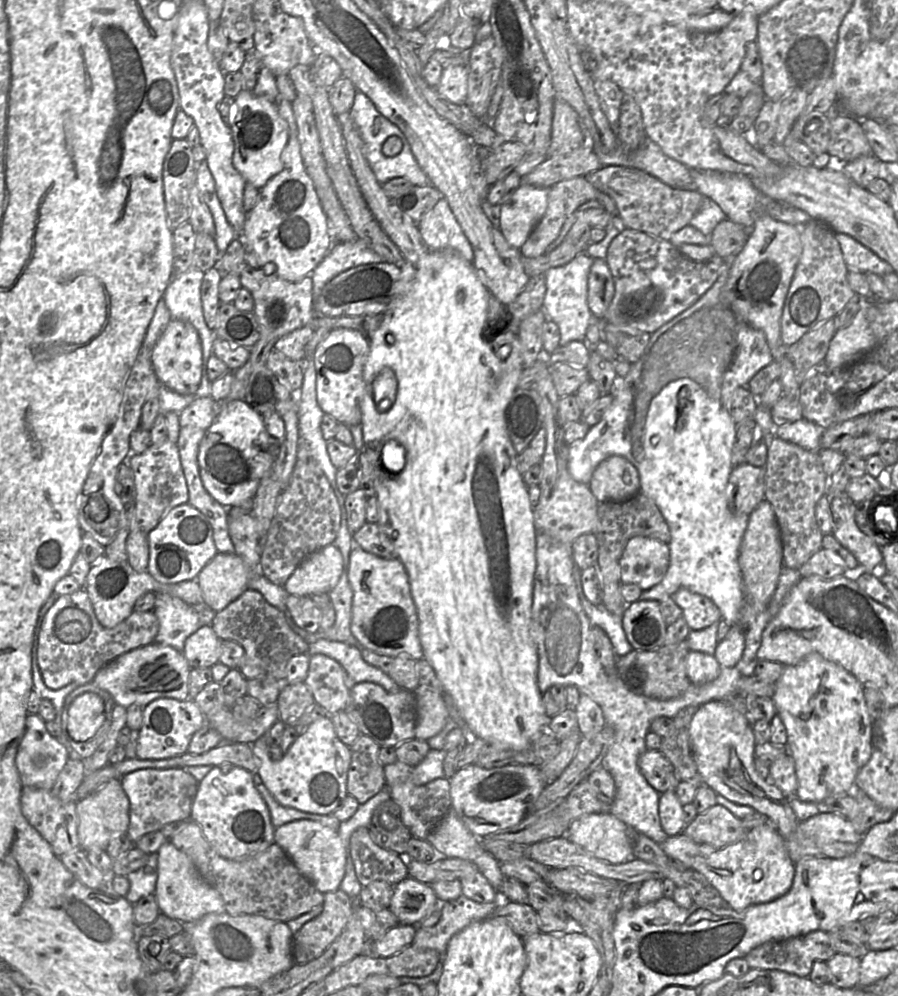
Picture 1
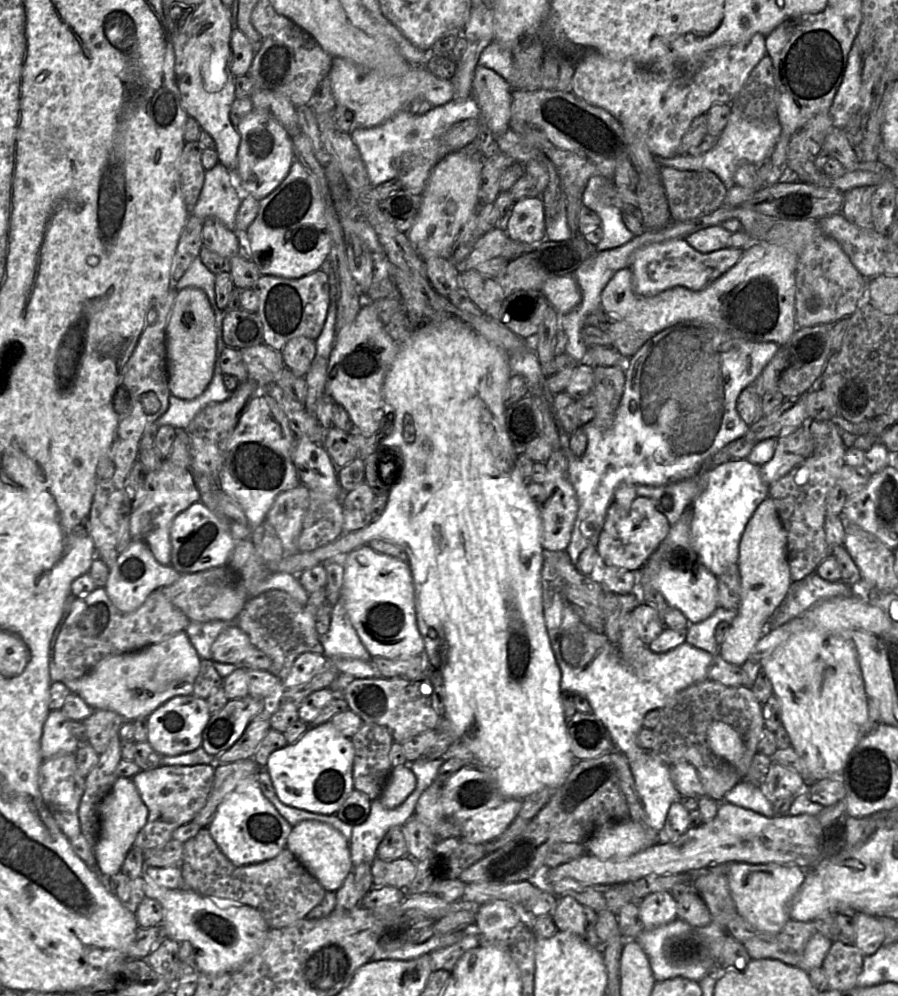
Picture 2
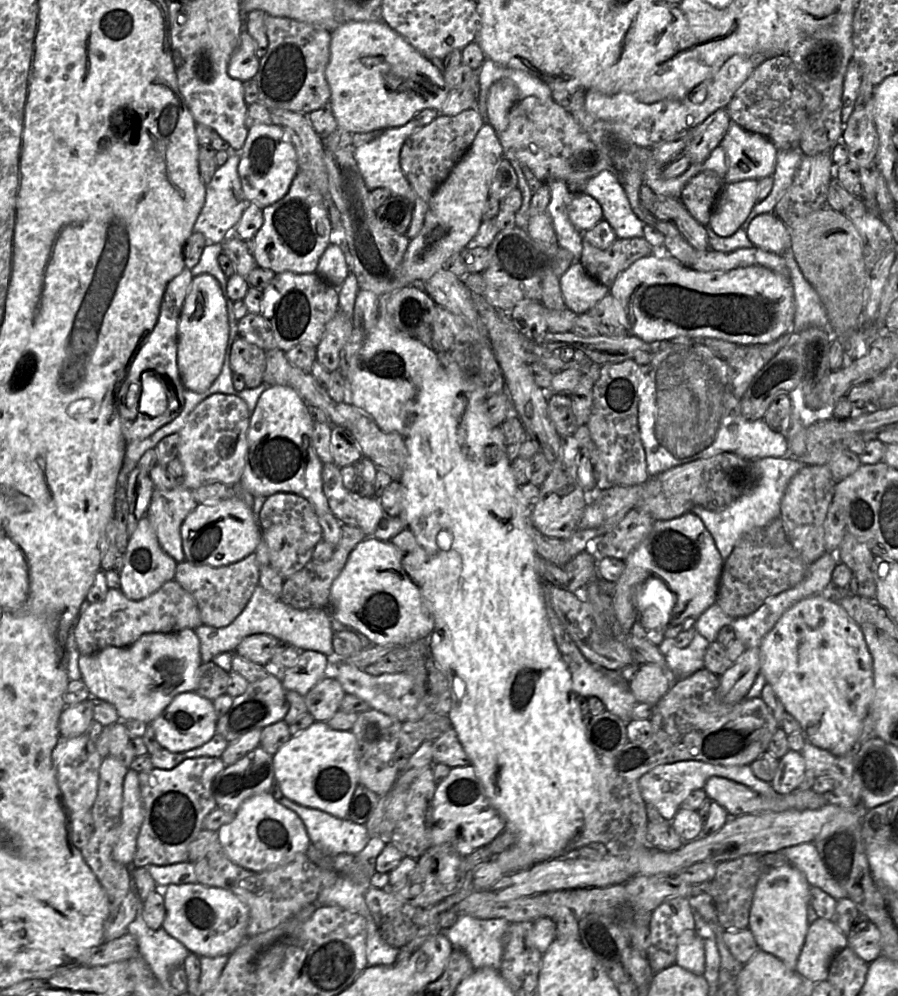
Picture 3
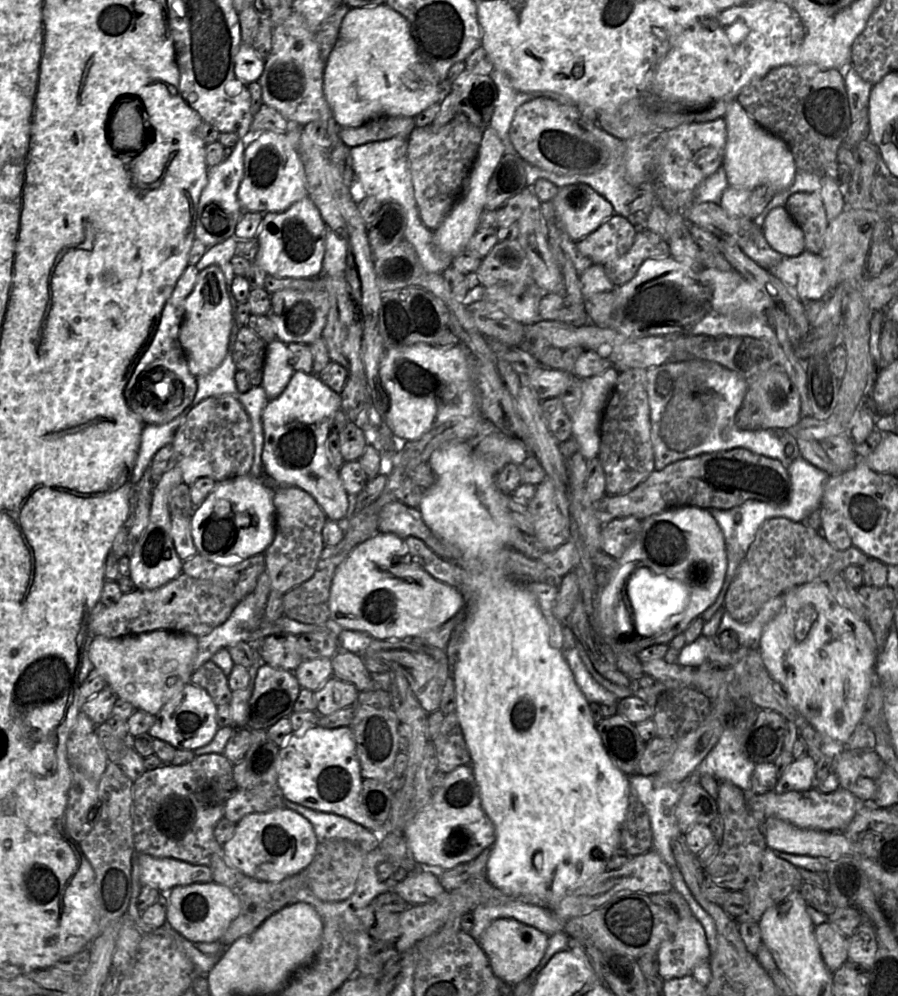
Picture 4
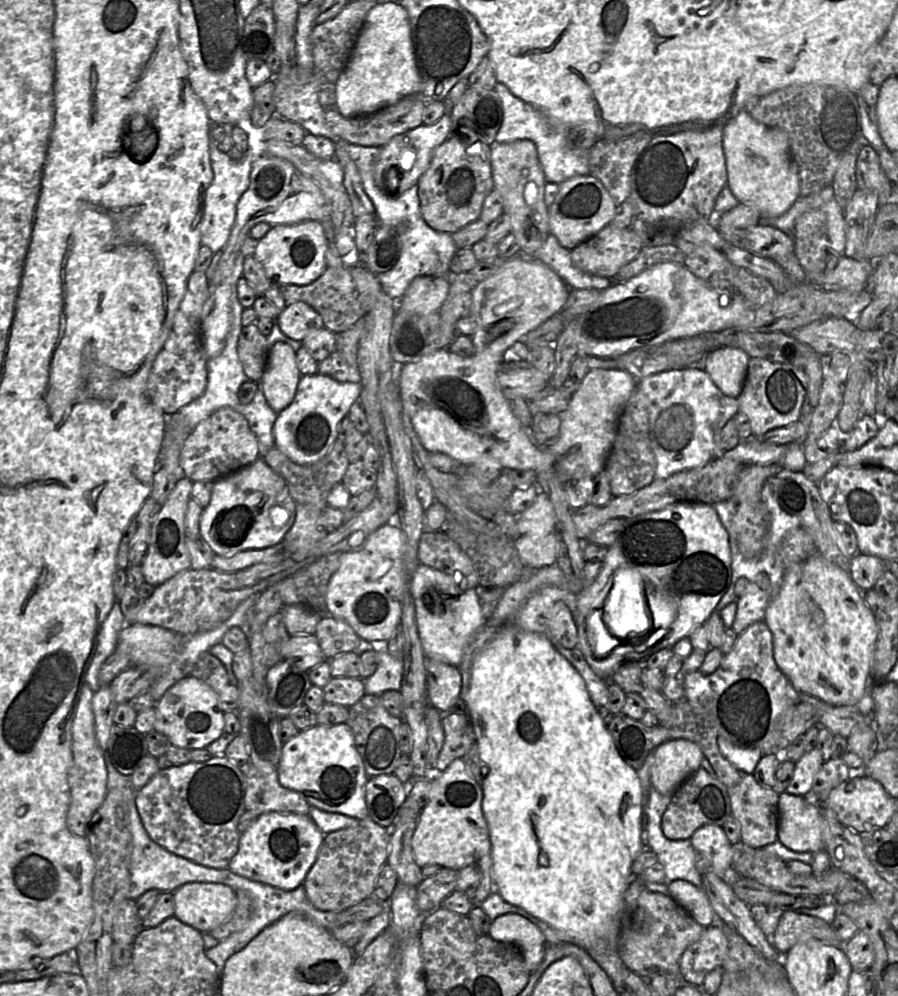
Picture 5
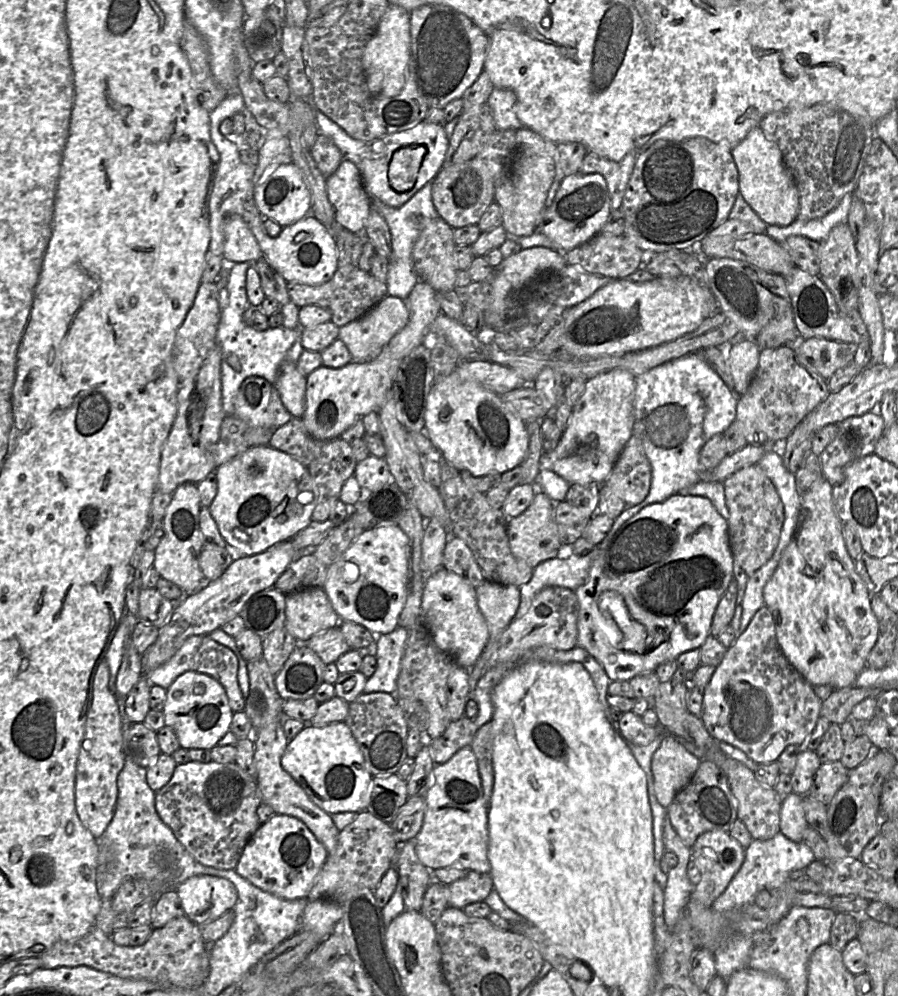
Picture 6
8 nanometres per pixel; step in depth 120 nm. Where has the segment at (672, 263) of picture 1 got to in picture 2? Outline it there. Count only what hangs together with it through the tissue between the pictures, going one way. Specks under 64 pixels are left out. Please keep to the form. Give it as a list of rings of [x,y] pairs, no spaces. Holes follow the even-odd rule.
[[[672,239],[661,243],[652,243],[637,249],[629,262],[633,274],[633,289],[642,296],[654,296],[674,287],[684,287],[699,291],[707,287],[743,256],[746,249],[725,247],[709,253],[701,253],[690,246],[685,239]]]

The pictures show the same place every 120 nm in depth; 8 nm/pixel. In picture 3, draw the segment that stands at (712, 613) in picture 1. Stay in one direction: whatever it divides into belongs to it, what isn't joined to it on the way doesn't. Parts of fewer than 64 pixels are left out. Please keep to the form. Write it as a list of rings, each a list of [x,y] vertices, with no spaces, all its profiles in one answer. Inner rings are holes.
[[[690,511],[671,520],[656,520],[650,533],[624,562],[624,572],[612,597],[614,618],[624,631],[637,637],[645,637],[646,630],[638,622],[634,594],[636,588],[649,577],[663,581],[676,596],[669,626],[678,626],[689,617],[700,616],[716,602],[724,560],[702,520]]]

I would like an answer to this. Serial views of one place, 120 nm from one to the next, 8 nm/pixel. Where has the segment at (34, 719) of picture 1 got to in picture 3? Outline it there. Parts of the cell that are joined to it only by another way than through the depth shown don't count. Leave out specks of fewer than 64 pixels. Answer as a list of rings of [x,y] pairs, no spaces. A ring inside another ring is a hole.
[[[96,698],[64,708],[59,718],[60,737],[70,738],[86,733],[93,722],[93,705]]]

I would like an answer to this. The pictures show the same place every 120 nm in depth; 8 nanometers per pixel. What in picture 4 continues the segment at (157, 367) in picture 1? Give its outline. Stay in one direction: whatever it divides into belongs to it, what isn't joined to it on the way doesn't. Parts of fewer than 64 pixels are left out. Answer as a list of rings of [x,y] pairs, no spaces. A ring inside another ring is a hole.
[[[217,265],[199,271],[192,292],[185,302],[185,315],[180,327],[179,340],[188,368],[196,378],[213,372],[224,360],[232,330],[231,303],[225,276]]]

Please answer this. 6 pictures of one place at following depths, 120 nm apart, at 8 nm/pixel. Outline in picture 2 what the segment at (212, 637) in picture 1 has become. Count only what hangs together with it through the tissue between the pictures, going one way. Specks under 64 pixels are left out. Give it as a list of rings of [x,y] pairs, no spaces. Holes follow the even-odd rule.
[[[237,626],[224,629],[211,647],[212,661],[241,665],[249,651],[255,648],[249,636]]]

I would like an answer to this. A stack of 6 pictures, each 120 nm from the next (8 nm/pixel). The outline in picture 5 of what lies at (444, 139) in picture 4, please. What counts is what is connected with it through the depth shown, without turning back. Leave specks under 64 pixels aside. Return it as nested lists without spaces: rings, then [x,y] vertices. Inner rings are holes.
[[[447,138],[433,152],[428,168],[416,186],[421,215],[426,223],[437,231],[453,234],[480,218],[484,200],[493,189],[490,146],[481,141],[462,143],[457,139]]]

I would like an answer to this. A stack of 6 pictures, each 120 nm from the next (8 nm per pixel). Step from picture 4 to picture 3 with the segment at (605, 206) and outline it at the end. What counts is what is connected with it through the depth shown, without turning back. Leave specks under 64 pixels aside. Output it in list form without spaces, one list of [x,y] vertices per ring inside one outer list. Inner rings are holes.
[[[585,193],[573,196],[568,207],[571,223],[582,233],[594,227],[603,220],[603,210],[599,202]]]

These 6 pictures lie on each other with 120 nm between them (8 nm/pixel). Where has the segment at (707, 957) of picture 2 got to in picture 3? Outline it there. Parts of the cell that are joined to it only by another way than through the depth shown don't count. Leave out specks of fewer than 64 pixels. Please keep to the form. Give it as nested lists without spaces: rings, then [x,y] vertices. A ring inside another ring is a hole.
[[[695,929],[686,930],[679,936],[675,965],[703,976],[705,971],[704,945]]]

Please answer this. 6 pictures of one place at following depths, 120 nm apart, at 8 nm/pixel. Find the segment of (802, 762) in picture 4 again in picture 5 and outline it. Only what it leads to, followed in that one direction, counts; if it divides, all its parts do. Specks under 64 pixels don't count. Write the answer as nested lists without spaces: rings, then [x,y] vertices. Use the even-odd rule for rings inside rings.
[[[816,747],[805,752],[795,763],[792,779],[785,793],[797,796],[805,796],[811,793],[814,778],[823,764],[824,759]]]

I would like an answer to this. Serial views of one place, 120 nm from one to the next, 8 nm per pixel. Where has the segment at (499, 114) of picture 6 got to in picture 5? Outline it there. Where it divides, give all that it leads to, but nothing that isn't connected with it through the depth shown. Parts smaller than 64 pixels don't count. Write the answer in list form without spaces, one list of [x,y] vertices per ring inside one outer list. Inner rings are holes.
[[[497,82],[495,91],[502,105],[502,122],[495,137],[496,143],[508,143],[516,140],[532,141],[536,145],[538,159],[547,183],[560,185],[572,177],[590,175],[590,151],[570,148],[566,132],[561,131],[561,128],[554,128],[550,120],[540,110],[516,97],[503,83]]]

